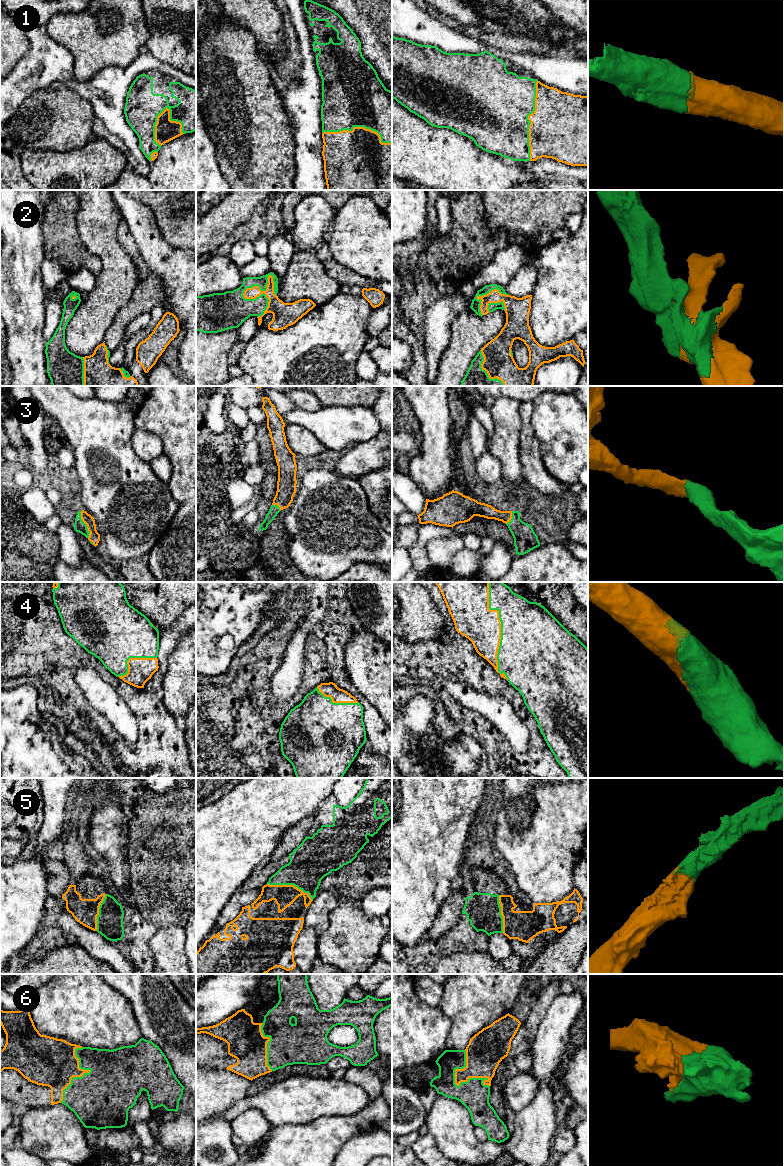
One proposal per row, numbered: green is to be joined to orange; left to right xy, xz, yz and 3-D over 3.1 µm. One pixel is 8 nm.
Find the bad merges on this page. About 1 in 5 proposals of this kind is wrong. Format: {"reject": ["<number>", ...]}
{"reject": []}

